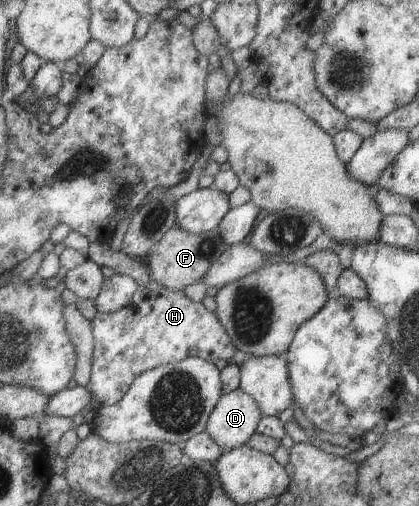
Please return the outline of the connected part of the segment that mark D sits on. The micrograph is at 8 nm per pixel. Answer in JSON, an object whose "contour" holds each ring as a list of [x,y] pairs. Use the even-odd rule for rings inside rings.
{"contour":[[[236,388],[221,393],[209,414],[204,431],[223,452],[227,452],[233,447],[245,445],[249,436],[257,432],[256,426],[260,418],[253,397]]]}

